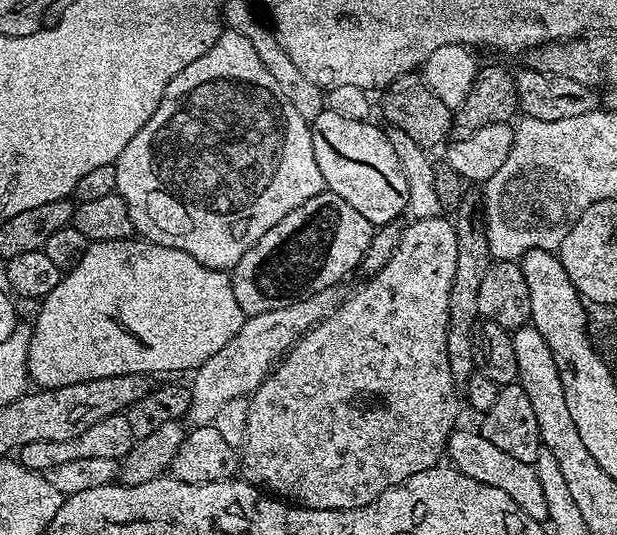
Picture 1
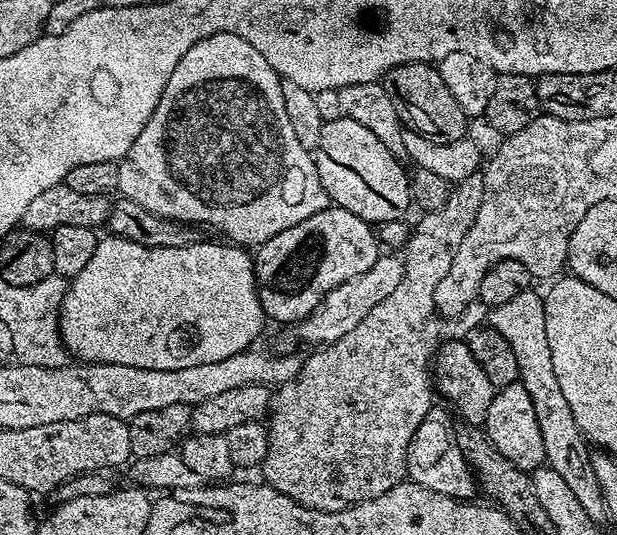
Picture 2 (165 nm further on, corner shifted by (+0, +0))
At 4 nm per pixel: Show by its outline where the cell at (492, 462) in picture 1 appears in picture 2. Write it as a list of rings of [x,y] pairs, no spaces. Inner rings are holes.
[[[433,406],[426,414],[426,418],[422,418],[422,426],[414,430],[414,438],[408,447],[407,479],[418,486],[426,486],[426,490],[446,494],[455,500],[472,502],[478,496],[478,481],[472,475],[466,458],[462,458],[462,450],[458,450],[456,429],[453,421],[448,421],[449,409],[444,408]]]

